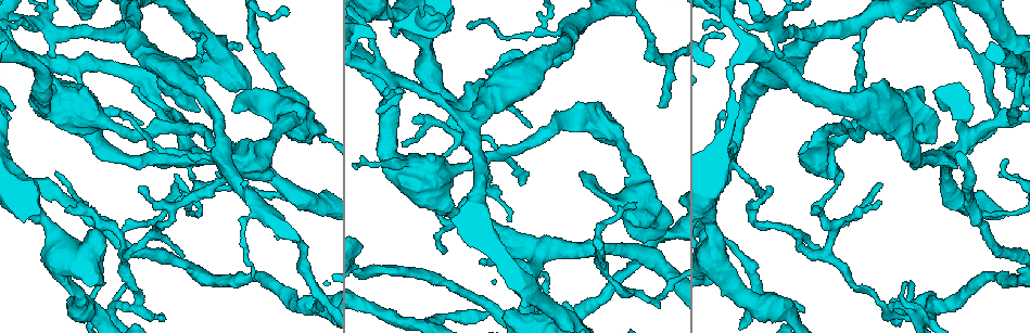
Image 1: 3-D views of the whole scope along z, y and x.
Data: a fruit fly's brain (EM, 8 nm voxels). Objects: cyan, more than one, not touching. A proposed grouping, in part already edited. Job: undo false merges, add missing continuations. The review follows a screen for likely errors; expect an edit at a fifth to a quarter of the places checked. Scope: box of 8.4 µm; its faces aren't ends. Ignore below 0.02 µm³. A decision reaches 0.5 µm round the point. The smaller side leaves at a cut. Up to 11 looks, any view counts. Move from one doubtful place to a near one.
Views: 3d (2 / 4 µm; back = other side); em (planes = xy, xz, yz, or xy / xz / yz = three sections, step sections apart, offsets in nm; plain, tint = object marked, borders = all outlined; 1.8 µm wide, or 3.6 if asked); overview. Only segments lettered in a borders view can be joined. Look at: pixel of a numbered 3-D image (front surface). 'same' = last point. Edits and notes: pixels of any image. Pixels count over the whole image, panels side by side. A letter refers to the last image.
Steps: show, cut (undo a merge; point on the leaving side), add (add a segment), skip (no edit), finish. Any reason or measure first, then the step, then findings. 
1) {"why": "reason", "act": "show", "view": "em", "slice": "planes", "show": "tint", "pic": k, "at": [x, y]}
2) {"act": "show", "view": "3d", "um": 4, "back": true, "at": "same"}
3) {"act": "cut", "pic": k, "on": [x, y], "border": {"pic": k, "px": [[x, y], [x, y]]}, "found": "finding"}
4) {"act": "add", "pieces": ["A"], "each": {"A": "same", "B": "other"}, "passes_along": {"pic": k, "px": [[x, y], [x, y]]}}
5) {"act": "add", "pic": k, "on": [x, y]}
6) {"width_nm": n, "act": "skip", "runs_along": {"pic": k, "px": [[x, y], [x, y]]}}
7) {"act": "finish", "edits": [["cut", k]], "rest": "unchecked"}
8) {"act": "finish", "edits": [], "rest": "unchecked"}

{"why": "sharp bend", "act": "show", "view": "3d", "um": 4, "pic": 1, "at": [913, 316]}

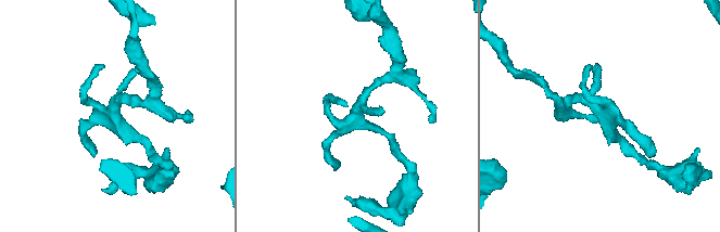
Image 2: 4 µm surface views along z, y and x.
{"why": "shape alone is not enough", "act": "show", "view": "em", "slice": "yz", "step": 4, "show": "tint", "pic": 2, "at": [115, 114]}

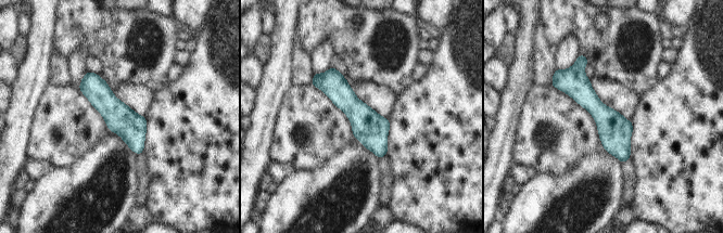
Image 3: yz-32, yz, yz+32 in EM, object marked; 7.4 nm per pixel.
{"act": "show", "view": "em", "slice": "xy", "step": 8, "show": "borders", "at": "same"}

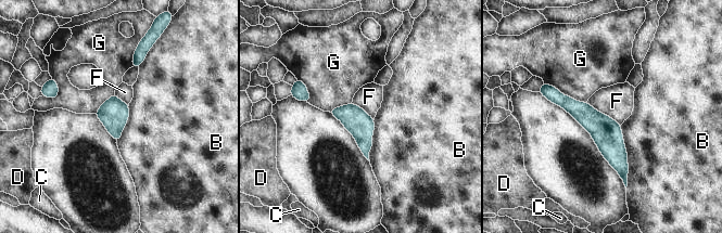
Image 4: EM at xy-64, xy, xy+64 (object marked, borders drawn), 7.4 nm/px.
{"act": "skip", "each": {"B": "other", "C": "other", "D": "other", "F": "other", "G": "other"}, "border": {"pic": 4, "px": [[587, 102], [620, 125]]}, "found": "continuous, no second neuron"}

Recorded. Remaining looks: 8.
{"why": "calibre changes", "act": "show", "view": "em", "um": 3.6, "slice": "planes", "show": "borders", "pic": 1, "at": [716, 241]}

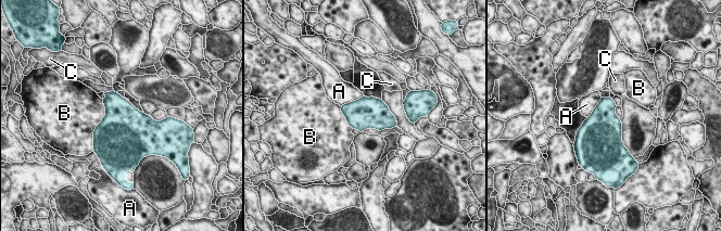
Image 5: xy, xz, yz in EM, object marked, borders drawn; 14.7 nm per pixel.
{"width_nm": 460, "act": "skip", "each": {"A": "other", "B": "other", "C": "other"}, "found": "continuous, no second neuron"}

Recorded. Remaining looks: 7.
{"why": "a fork", "act": "show", "view": "3d", "um": 2, "pic": 1, "at": [749, 208]}

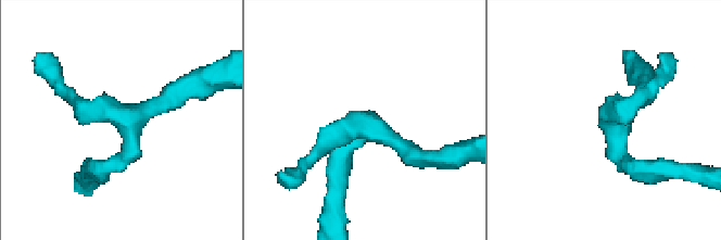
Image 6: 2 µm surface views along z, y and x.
{"act": "show", "view": "em", "slice": "xz", "step": 16, "show": "borders", "pic": 6, "at": [133, 122]}

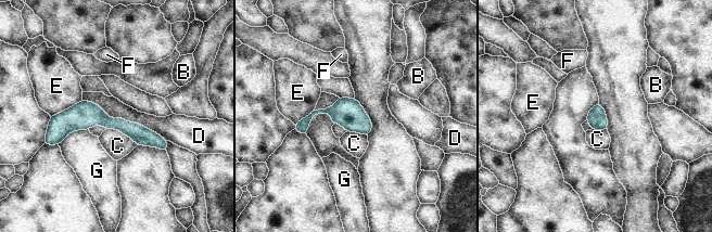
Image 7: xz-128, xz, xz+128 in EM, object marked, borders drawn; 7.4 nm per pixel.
{"longest_contact_nm": ["D", 650], "act": "skip", "each": {"B": "other", "C": "other", "D": "other", "E": "other", "F": "other", "G": "other"}, "runs_along": {"pic": 7, "px": [[52, 118], [101, 118], [164, 147]]}, "found": "continuous, no second neuron"}

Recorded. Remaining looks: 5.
{"why": "branch stops here", "act": "show", "view": "3d", "um": 4, "pic": 1, "at": [176, 185]}

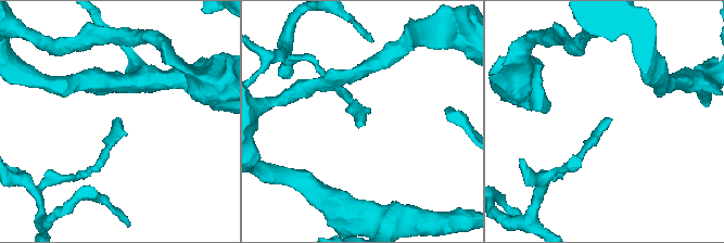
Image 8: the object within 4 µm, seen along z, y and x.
{"act": "show", "view": "em", "um": 3.6, "slice": "planes", "show": "borders", "pic": 8, "at": [116, 120]}

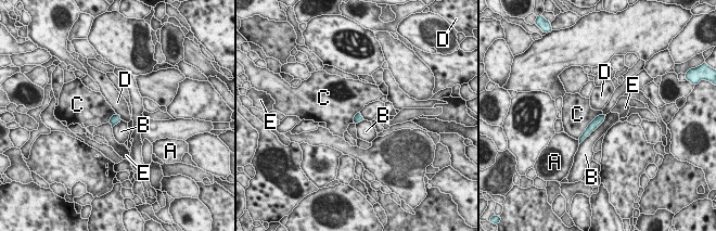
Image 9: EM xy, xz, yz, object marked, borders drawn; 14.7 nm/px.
{"width_nm": 130, "act": "skip", "each": {"A": "other", "B": "other", "C": "other", "D": "other", "E": "other"}, "runs_along": {"pic": 9, "px": [[602, 117], [582, 138]]}, "found": "none of them fits"}

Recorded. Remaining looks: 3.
{"act": "finish", "edits": [], "rest": "unchecked"}

